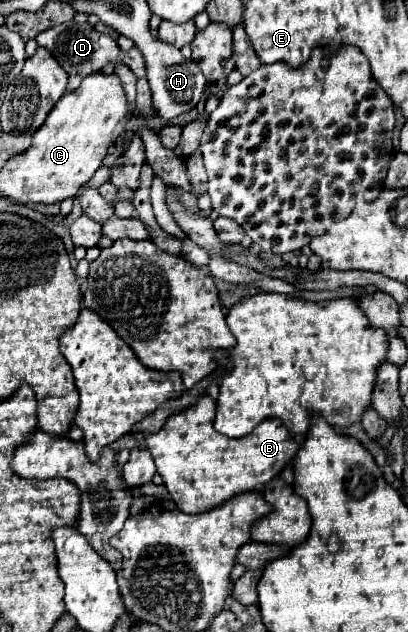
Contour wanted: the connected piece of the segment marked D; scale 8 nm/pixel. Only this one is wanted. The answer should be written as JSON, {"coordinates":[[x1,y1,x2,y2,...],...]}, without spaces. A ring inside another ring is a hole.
{"coordinates":[[71,20,71,22,67,22,67,24,59,24,59,26,55,26,55,28,49,28,49,30,41,32,41,34,37,36,37,44,39,44,39,46,45,46,45,48,57,58,57,62,67,70,67,74,69,74,67,90,69,90,69,92,73,92,87,74,93,74,93,72,103,70,103,66,105,66,107,62,119,62,119,60,123,60,123,62,135,72,137,78,141,78,141,76,147,74,147,70,145,70,145,58,143,58,141,50,131,48,129,52,123,52,111,36,97,32,97,30,95,30,93,26,89,26,87,22,85,22,85,24,79,24,79,22]]}

